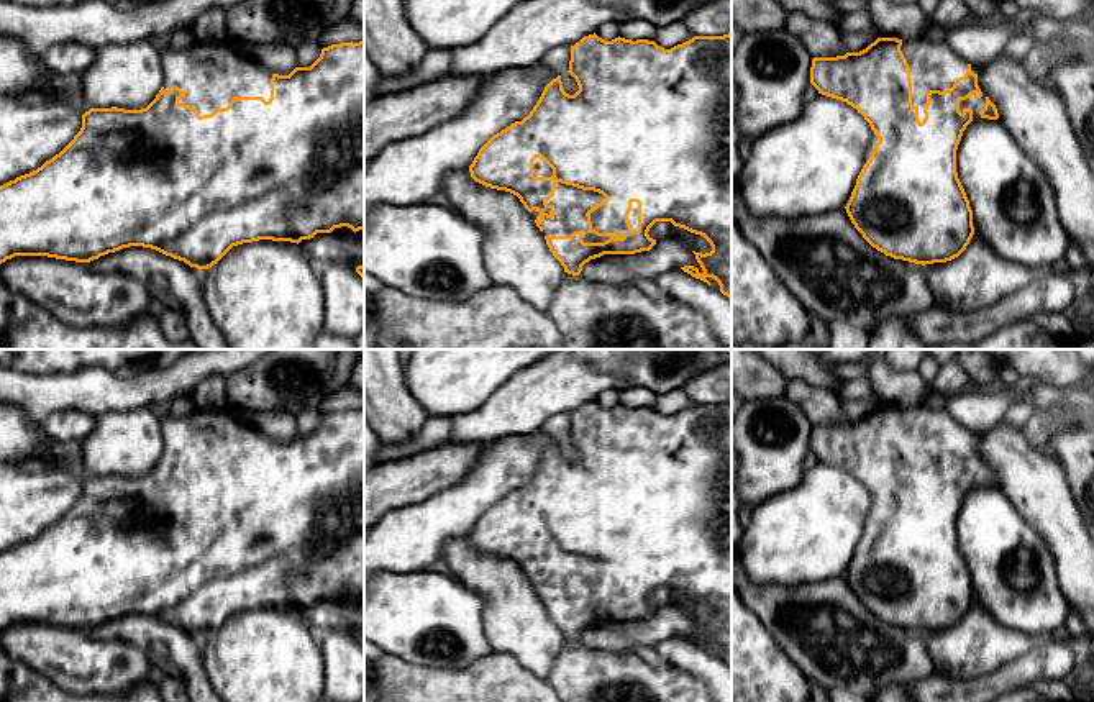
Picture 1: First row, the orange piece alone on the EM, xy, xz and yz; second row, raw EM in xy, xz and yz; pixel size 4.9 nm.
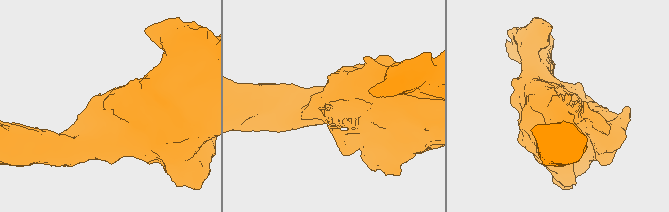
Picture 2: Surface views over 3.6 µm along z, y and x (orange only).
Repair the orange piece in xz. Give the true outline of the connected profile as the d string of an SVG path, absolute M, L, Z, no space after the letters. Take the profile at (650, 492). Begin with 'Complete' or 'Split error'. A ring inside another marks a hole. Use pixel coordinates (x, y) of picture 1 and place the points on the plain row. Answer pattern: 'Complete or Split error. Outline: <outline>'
Split error. Outline: M594 400L571 413L568 440L576 446L579 458L574 463L569 463L563 456L561 443L553 446L545 454L528 484L494 502L479 517L469 533L471 545L485 554L517 563L523 574L531 581L549 618L568 641L579 643L586 630L604 622L635 622L650 618L656 612L656 607L648 602L650 595L656 589L671 589L674 594L704 604L712 613L712 618L705 622L692 618L704 638L702 641L694 633L684 633L681 636L709 653L710 650L707 646L715 646L720 653L720 659L732 668L732 400L723 403L694 403L671 417L664 417L648 407L631 408L618 403L612 408L605 408Z

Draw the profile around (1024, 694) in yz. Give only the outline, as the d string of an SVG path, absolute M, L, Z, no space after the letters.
M1020 687L996 697L991 702L1051 702L1048 697L1037 694L1030 687Z

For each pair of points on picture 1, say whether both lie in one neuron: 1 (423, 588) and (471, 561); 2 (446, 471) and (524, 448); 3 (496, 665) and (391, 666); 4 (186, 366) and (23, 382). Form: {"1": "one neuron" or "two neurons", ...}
{"1": "two neurons", "2": "two neurons", "3": "one neuron", "4": "one neuron"}

